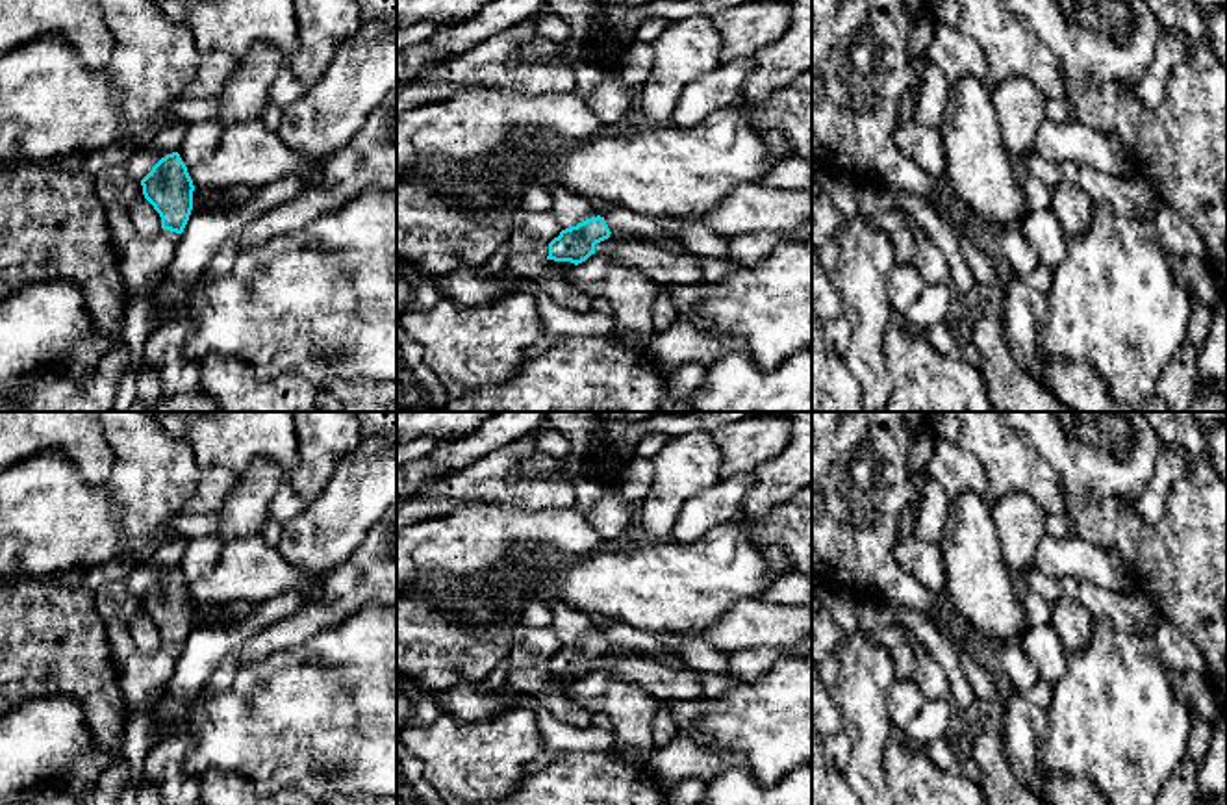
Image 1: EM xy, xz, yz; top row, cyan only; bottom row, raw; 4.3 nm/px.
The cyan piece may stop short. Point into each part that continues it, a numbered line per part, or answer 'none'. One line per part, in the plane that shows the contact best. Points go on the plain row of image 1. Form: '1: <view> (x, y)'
none

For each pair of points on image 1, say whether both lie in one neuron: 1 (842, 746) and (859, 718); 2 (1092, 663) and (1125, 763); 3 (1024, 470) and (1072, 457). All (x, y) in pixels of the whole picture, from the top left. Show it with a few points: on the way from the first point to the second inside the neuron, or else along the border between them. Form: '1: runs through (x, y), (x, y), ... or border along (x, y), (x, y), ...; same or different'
1: border along (840, 729), (851, 742), (851, 757), (842, 772); different
2: runs through (1114, 687), (1114, 720), (1125, 731), (1125, 739); same
3: border along (1018, 431), (1062, 485); different

